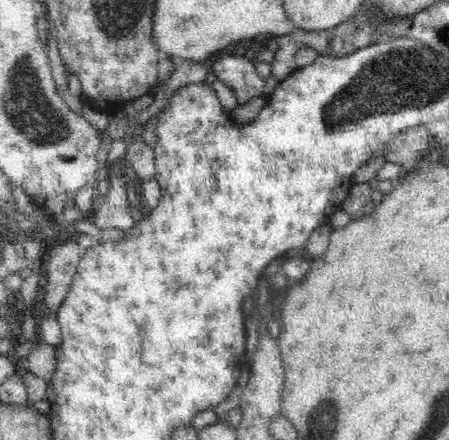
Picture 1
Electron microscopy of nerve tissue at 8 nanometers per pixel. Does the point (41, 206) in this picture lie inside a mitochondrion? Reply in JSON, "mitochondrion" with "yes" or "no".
{"mitochondrion":"no"}

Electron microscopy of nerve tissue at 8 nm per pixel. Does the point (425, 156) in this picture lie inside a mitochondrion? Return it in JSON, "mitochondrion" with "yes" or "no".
{"mitochondrion":"no"}

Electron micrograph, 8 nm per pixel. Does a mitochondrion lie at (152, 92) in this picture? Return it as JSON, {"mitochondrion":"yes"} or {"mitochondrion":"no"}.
{"mitochondrion":"no"}

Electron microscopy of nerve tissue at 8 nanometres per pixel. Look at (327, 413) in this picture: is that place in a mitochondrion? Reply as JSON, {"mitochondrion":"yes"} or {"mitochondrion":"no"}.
{"mitochondrion":"yes"}

